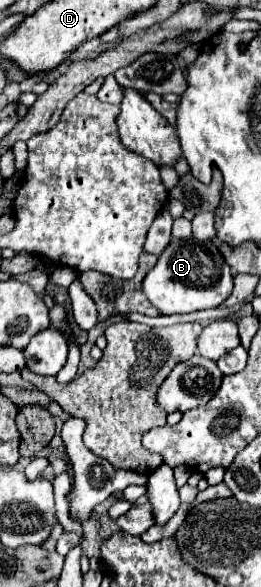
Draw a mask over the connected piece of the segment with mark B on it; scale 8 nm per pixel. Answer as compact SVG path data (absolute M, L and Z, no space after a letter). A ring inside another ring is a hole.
M195 237L173 239L143 281L143 291L147 299L163 315L193 313L199 309L219 307L231 295L231 289L233 275L219 249L211 241L199 241Z

